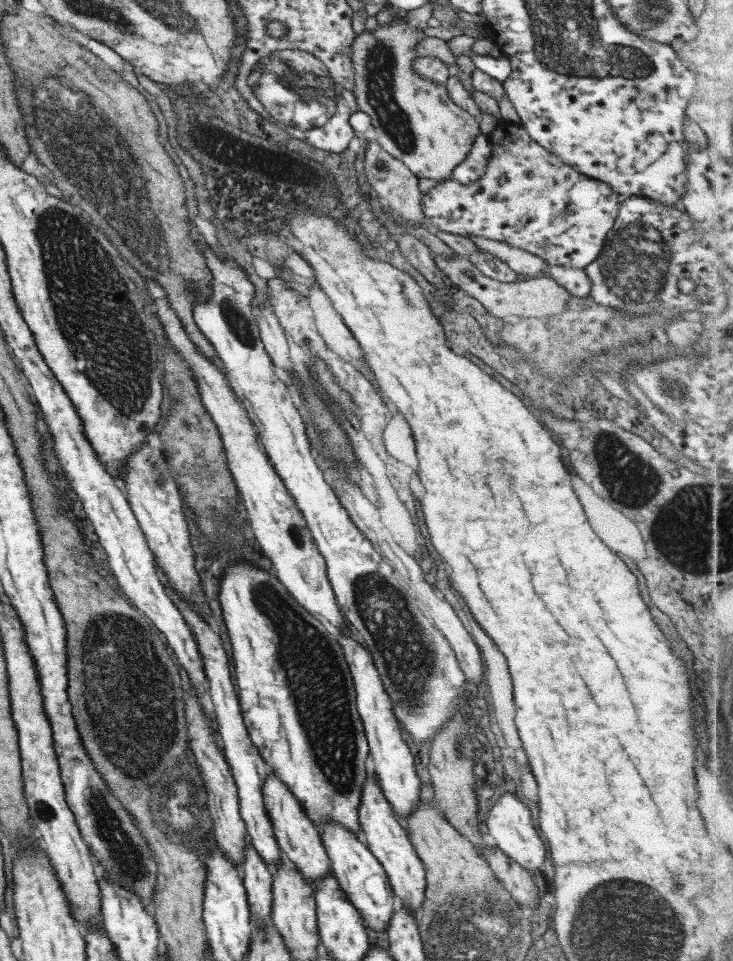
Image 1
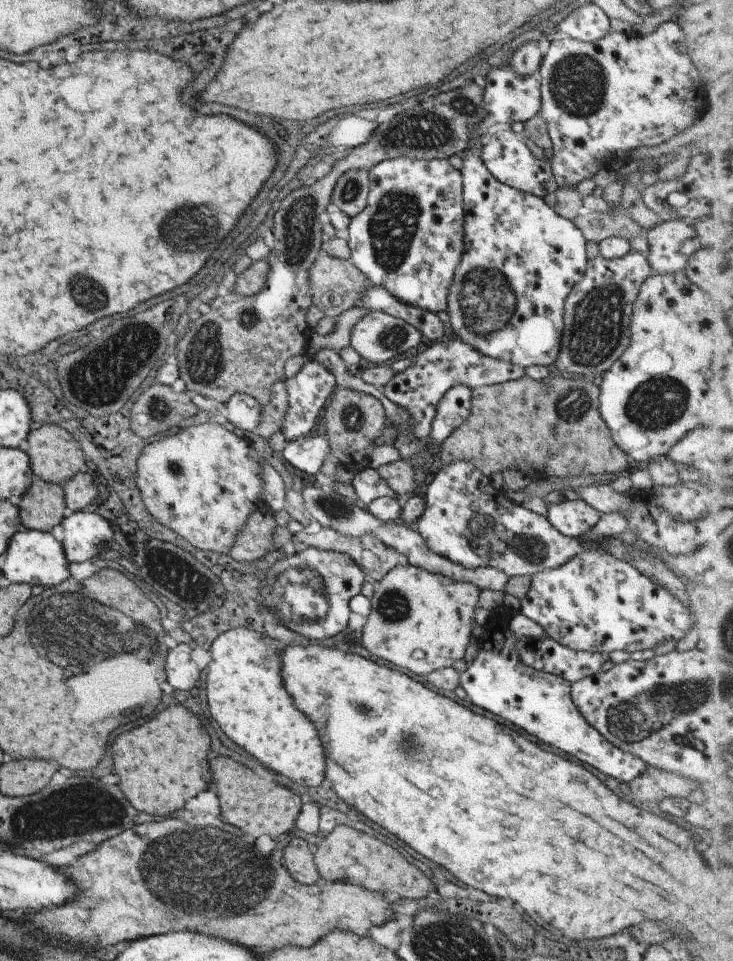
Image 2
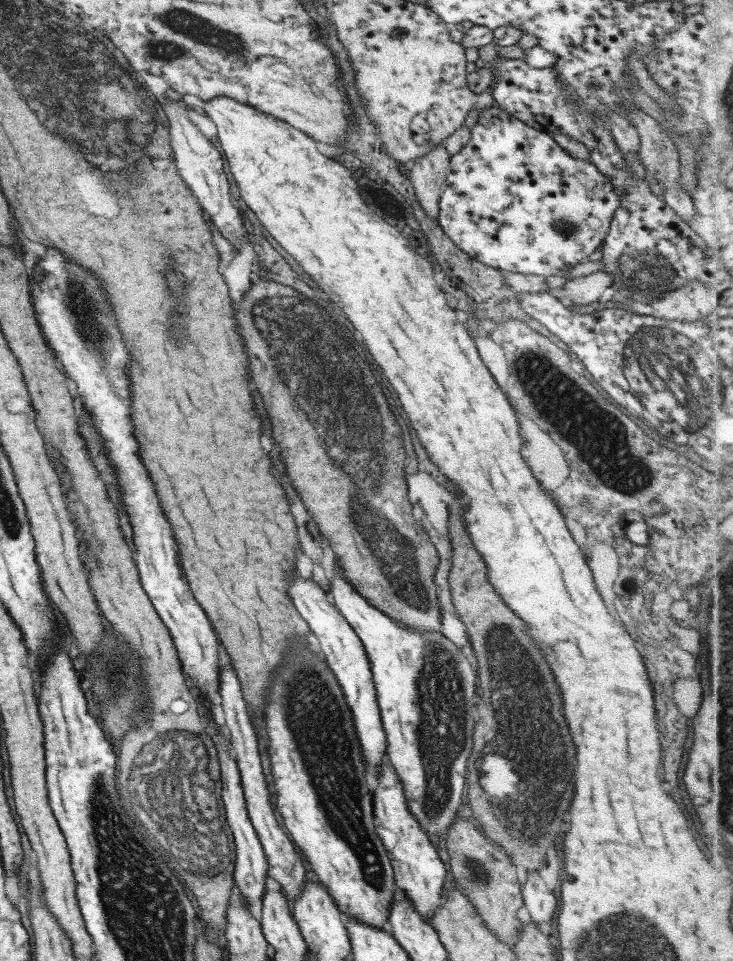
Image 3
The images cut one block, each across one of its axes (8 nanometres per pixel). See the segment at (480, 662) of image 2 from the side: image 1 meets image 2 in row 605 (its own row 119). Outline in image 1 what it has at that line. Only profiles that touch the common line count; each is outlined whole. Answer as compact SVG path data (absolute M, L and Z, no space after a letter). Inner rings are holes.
M499 119L494 125L493 130L487 135L489 144L491 144L491 156L487 160L487 166L481 178L471 182L469 184L461 184L452 178L445 180L437 185L431 187L429 191L420 195L421 210L425 218L426 224L432 230L439 230L451 234L461 235L468 240L469 235L477 235L479 237L495 240L497 242L505 242L511 246L515 246L525 252L529 252L541 258L545 261L547 266L566 266L571 268L582 269L590 262L595 261L599 257L601 248L604 248L605 236L610 231L610 228L615 222L617 216L619 199L621 196L615 192L608 184L589 178L580 172L577 172L571 165L566 165L561 162L561 159L557 158L553 153L545 150L542 146L539 146L531 137L525 132L525 129L520 126L519 123L513 123L510 121Z

